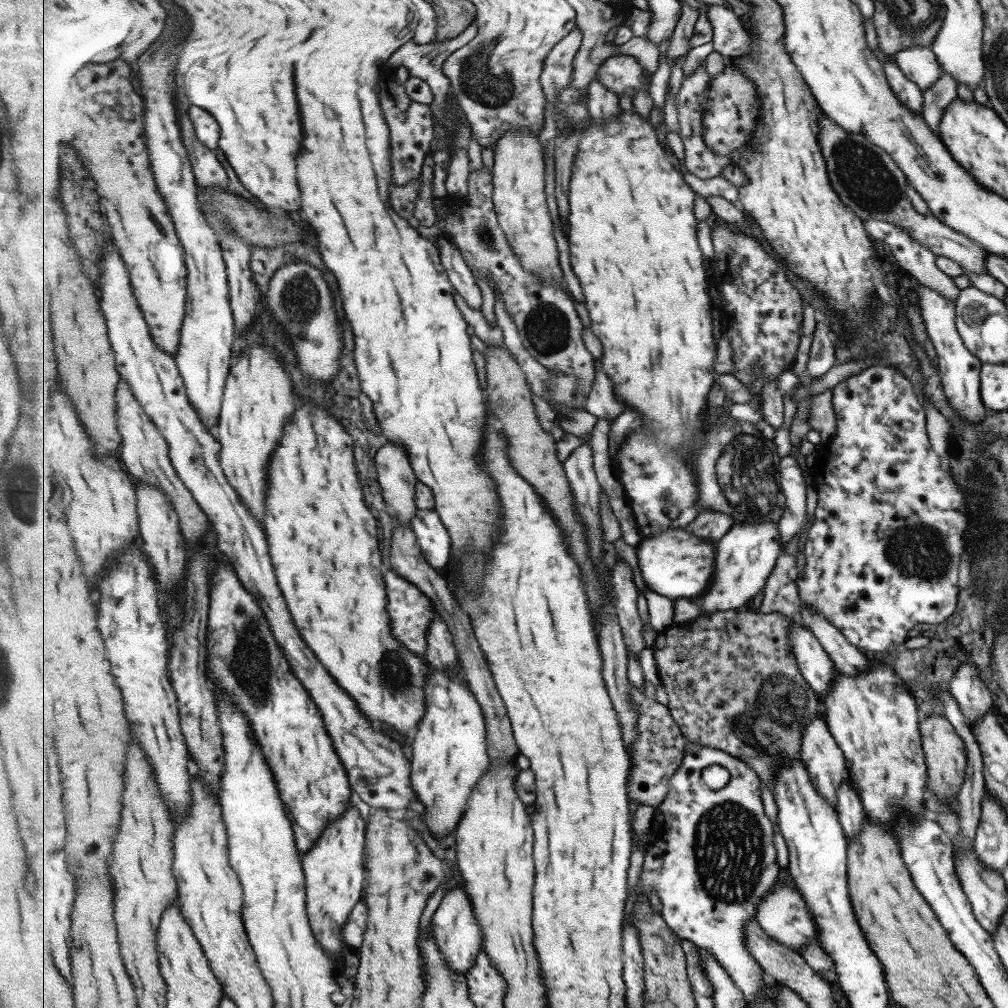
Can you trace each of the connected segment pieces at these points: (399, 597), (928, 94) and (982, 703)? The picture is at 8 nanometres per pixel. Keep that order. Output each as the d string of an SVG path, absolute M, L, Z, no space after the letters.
M389 571L385 574L389 596L389 614L391 614L391 628L393 636L401 640L405 648L411 652L422 655L429 650L429 623L435 619L436 607L433 606L433 600L423 592L416 584L405 579L395 571Z
M940 69L939 79L935 80L933 85L929 85L927 89L923 89L921 93L921 116L925 124L935 135L937 135L937 123L941 117L943 108L949 106L949 101L953 101L956 96L955 79L951 74Z
M961 663L948 682L948 692L955 698L961 715L971 727L982 715L991 710L992 699L975 663Z

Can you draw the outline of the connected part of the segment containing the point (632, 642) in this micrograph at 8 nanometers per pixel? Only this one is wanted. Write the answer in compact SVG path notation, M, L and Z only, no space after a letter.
M625 561L613 563L612 582L617 594L617 615L627 643L627 650L631 651L640 662L641 650L647 649L643 640L641 614L639 614L639 588L635 584L635 572Z

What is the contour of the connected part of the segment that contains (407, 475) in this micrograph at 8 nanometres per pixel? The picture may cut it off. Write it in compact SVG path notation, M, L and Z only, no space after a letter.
M387 441L376 454L376 465L378 478L383 488L383 497L385 497L387 505L391 507L392 517L397 517L403 525L412 525L413 517L417 515L417 509L419 509L416 502L418 479L415 476L409 453L405 451L405 447L401 443Z

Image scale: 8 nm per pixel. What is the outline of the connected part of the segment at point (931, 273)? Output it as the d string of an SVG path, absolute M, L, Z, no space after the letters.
M867 220L863 221L864 231L867 238L871 241L878 240L885 243L895 258L895 262L903 271L906 271L911 277L916 279L919 284L927 285L930 289L935 289L937 293L954 301L959 293L959 288L954 285L952 278L942 274L935 265L935 254L929 251L925 246L916 242L901 226L890 224L889 222L882 222L881 220Z

